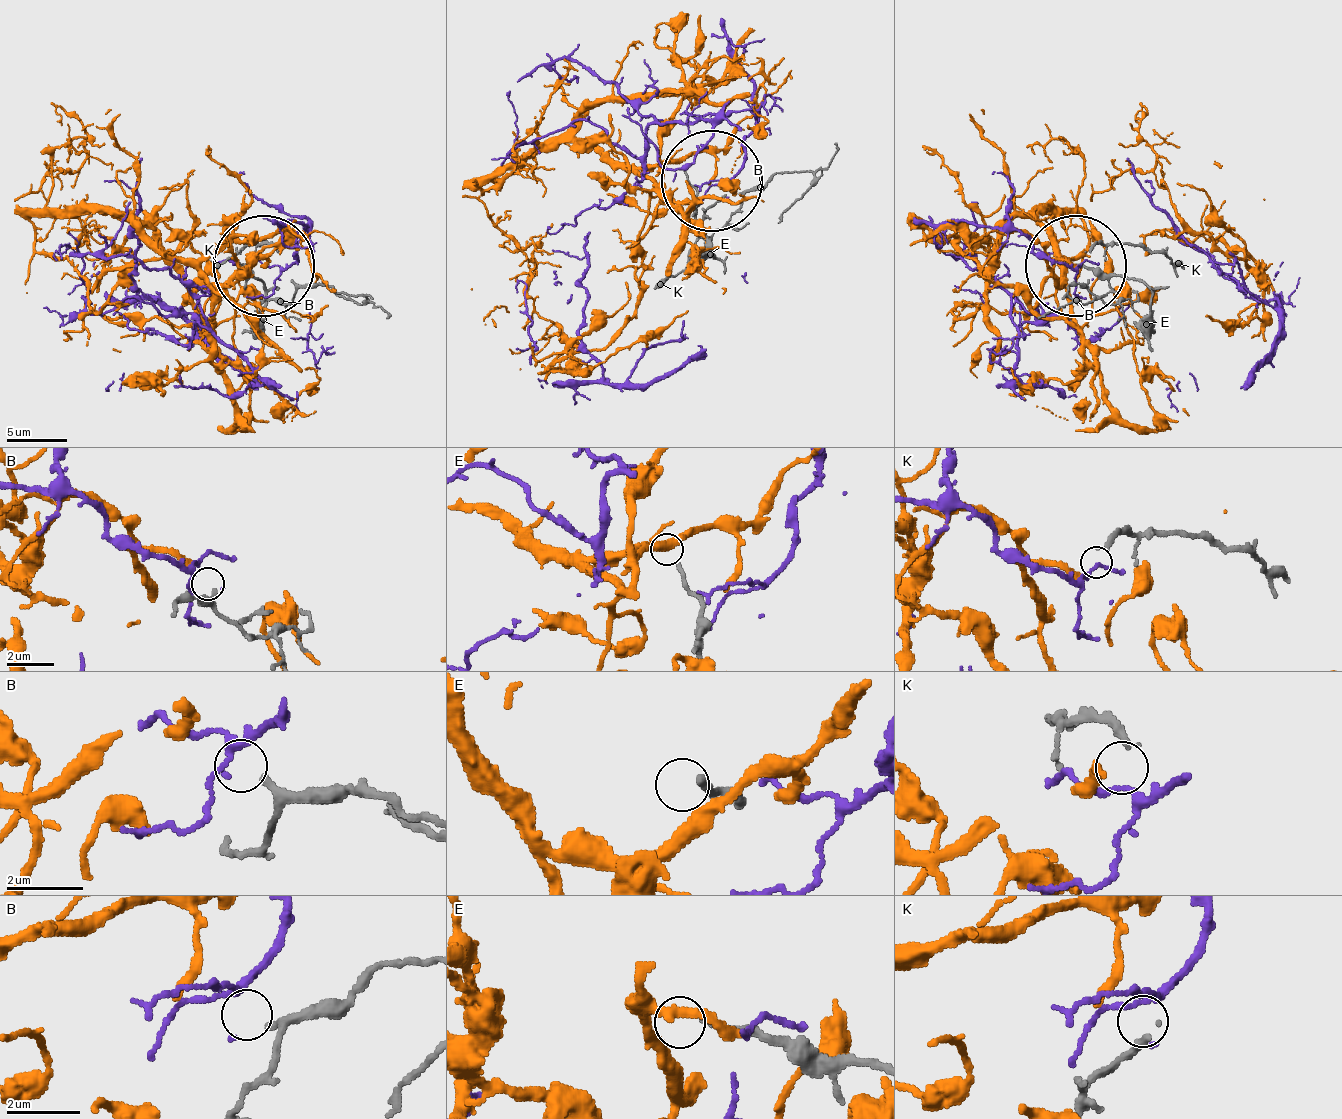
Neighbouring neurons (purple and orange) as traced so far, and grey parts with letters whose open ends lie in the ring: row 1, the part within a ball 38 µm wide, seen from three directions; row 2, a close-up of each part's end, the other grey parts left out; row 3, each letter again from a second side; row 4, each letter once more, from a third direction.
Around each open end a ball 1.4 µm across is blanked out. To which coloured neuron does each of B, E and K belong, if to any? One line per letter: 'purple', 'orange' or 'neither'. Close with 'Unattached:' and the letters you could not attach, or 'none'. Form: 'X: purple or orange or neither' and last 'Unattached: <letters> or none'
B: purple
E: neither
K: neither
Unattached: E, K

